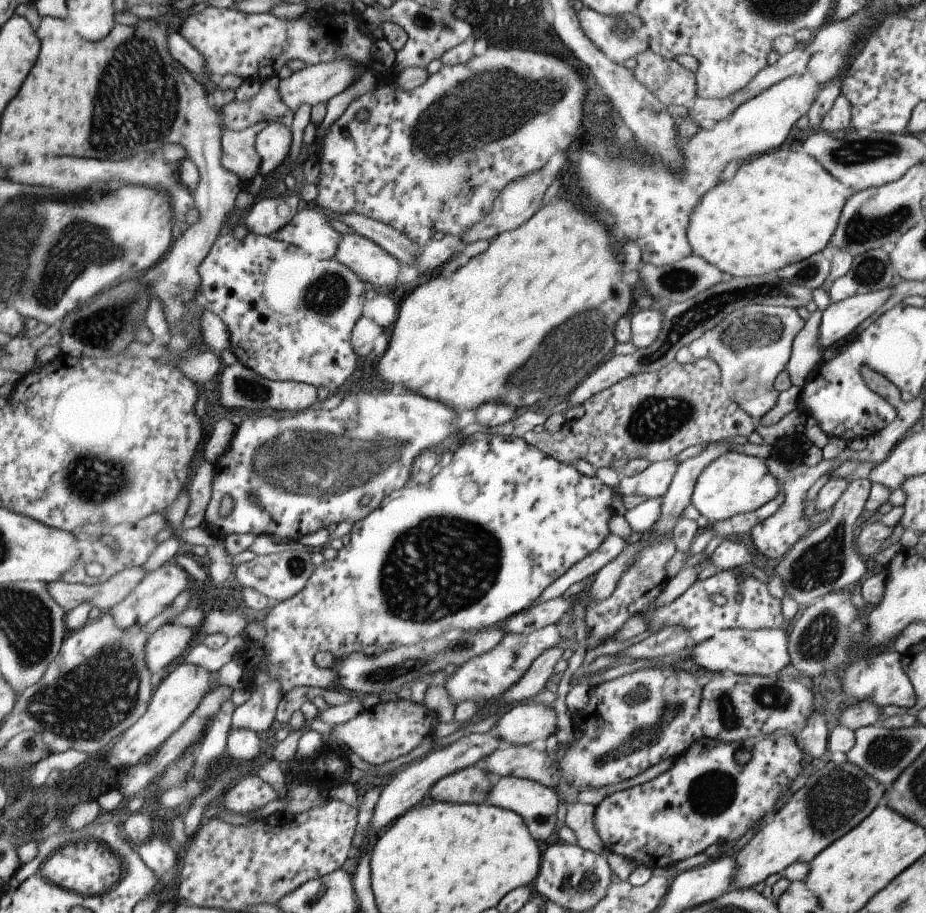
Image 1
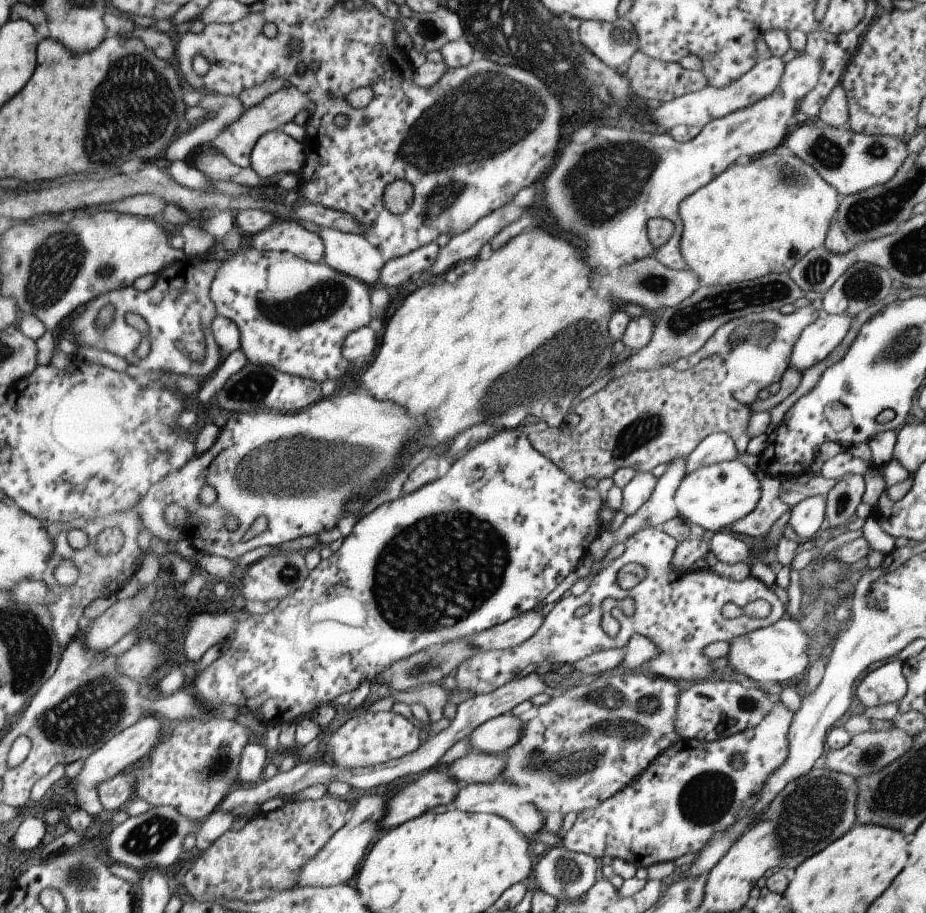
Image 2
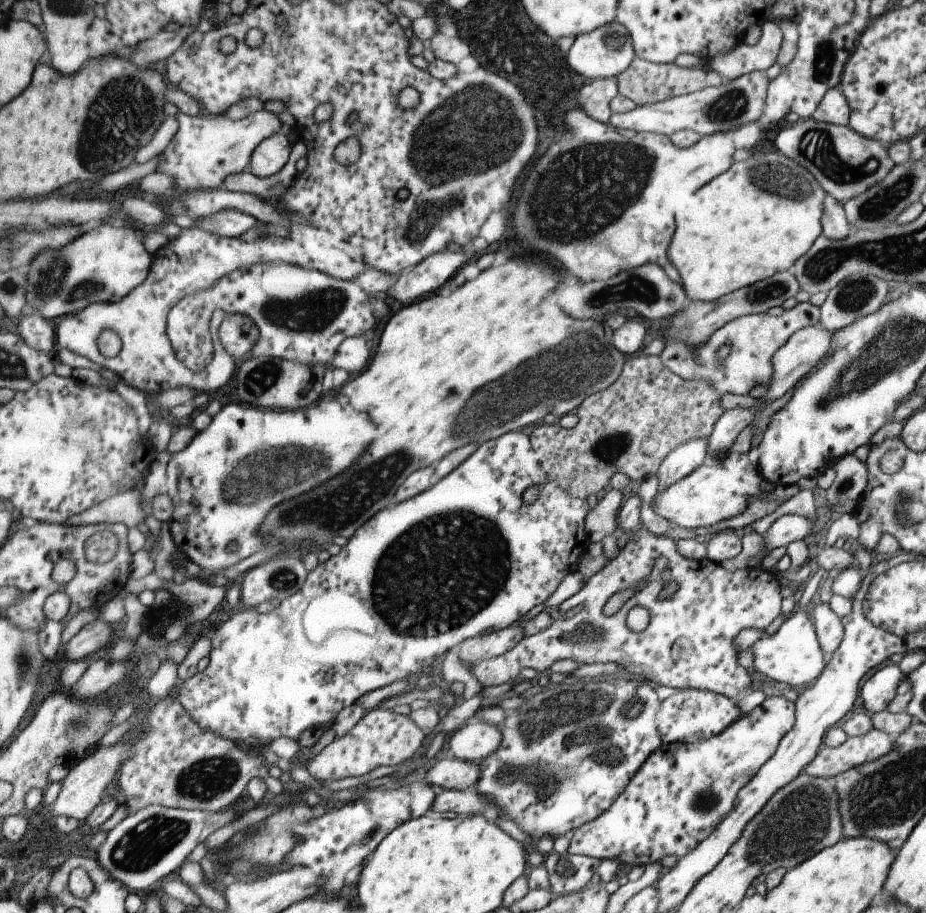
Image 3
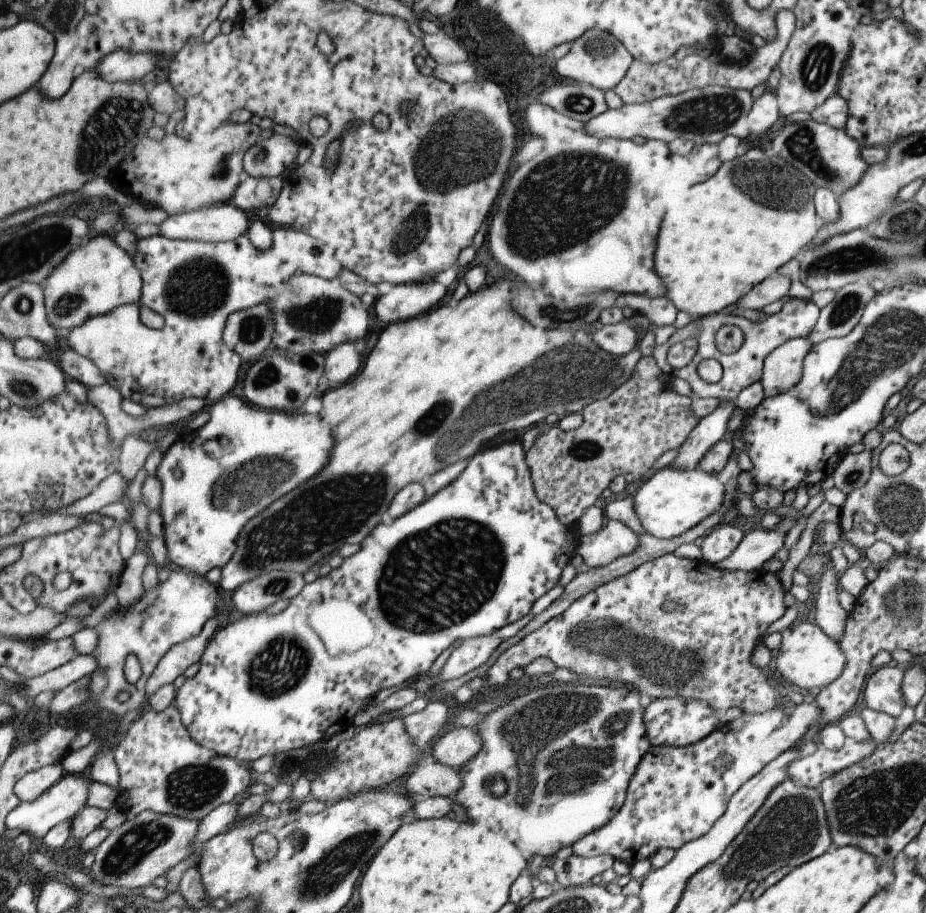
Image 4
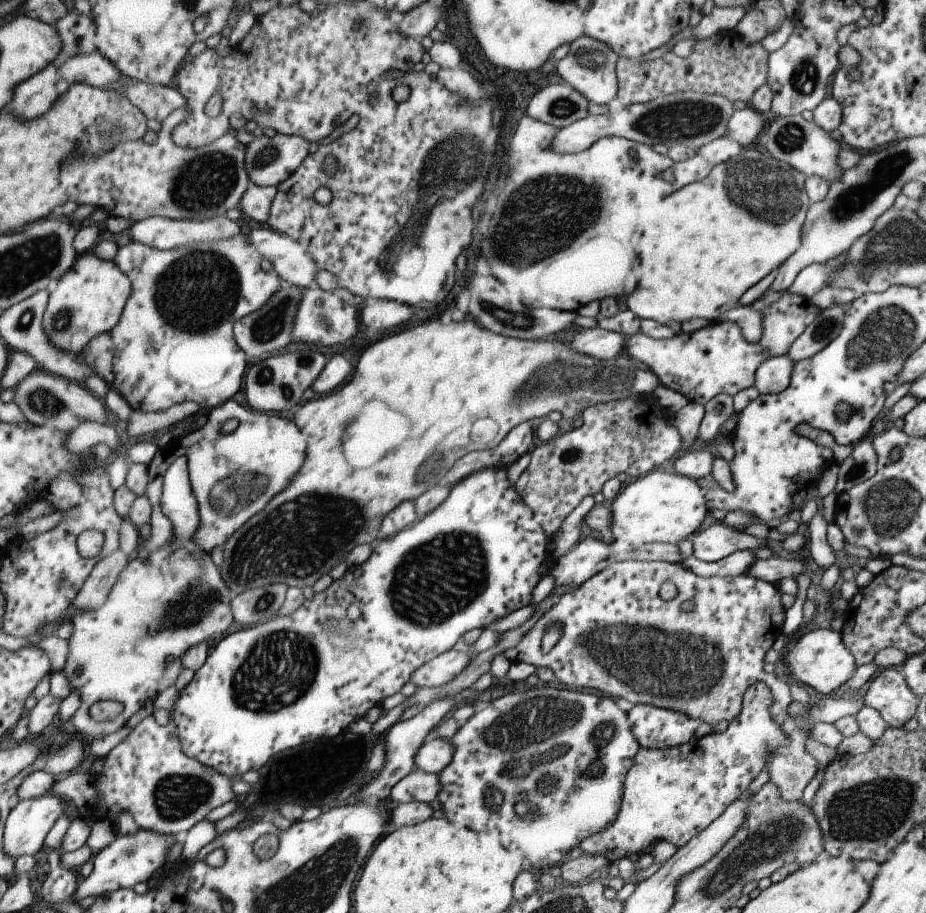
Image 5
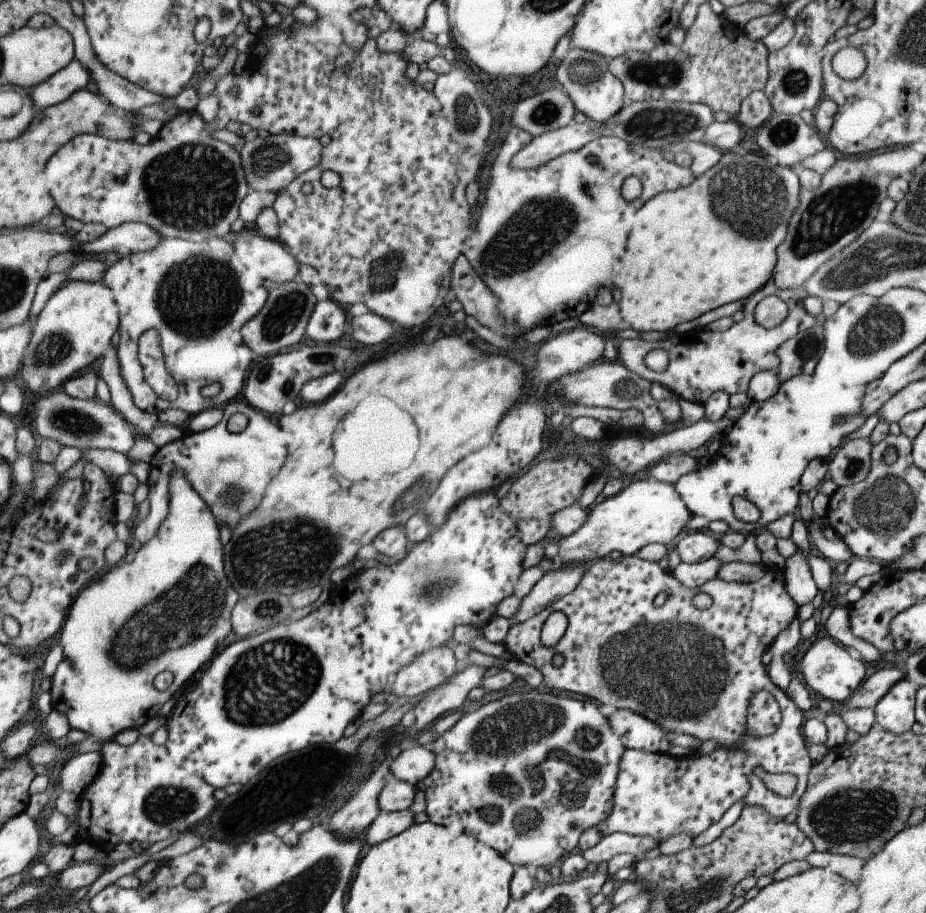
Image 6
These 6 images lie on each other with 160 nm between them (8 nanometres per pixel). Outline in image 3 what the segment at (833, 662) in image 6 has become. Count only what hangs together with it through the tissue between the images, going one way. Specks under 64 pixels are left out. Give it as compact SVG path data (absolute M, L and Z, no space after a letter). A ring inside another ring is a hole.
M815 573L804 584L801 594L795 601L796 605L791 618L784 620L772 634L763 633L751 644L749 647L753 655L751 667L755 672L759 672L775 682L783 682L793 688L799 688L799 686L811 684L819 676L821 669L824 669L827 661L821 652L813 625L807 619L806 613L802 611L803 606L809 602L815 592L820 581L819 578L821 578L821 574Z

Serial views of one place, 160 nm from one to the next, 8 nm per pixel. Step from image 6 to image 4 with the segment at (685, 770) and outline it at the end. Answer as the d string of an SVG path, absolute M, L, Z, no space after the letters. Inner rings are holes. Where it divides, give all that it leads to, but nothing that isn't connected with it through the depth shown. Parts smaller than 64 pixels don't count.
M802 701L798 705L791 705L791 708L778 705L759 713L743 713L721 724L705 738L682 747L650 745L629 779L619 810L603 826L576 840L571 845L572 854L582 857L607 855L631 865L636 860L647 859L659 848L677 850L685 843L698 839L725 812L727 801L733 793L768 762L795 745L807 727L818 719L819 713L814 702L807 704Z

